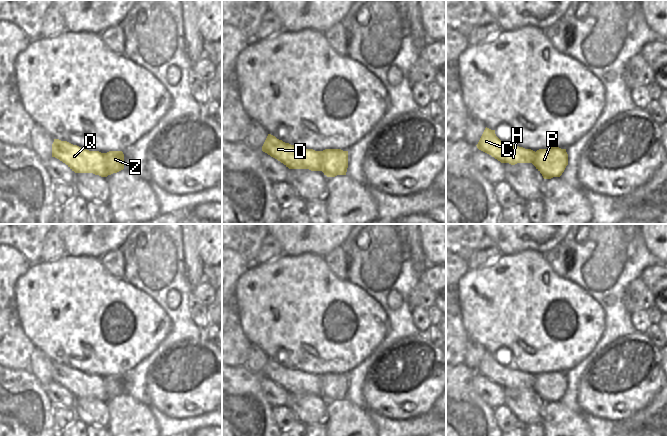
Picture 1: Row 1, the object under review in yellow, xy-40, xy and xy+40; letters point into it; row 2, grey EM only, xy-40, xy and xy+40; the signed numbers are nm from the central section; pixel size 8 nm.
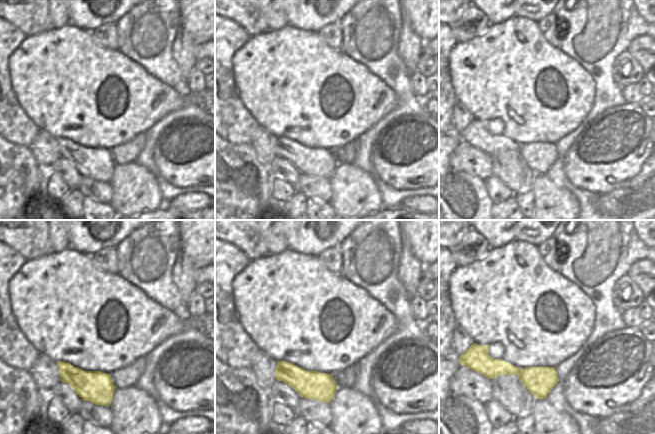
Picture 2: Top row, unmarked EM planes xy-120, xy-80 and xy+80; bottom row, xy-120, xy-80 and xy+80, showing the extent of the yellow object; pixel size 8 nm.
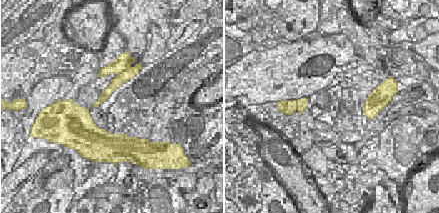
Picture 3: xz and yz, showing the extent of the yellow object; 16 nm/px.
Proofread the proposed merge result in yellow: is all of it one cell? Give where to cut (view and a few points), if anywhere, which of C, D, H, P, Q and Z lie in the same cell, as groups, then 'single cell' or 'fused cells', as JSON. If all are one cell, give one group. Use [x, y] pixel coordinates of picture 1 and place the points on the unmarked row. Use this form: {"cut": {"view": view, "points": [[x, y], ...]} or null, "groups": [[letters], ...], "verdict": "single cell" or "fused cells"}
{"cut": {"view": "xy-40", "points": [[103, 377], [105, 392], [108, 398]]}, "groups": [["C", "D", "H", "Q"], ["P", "Z"]], "verdict": "fused cells"}

